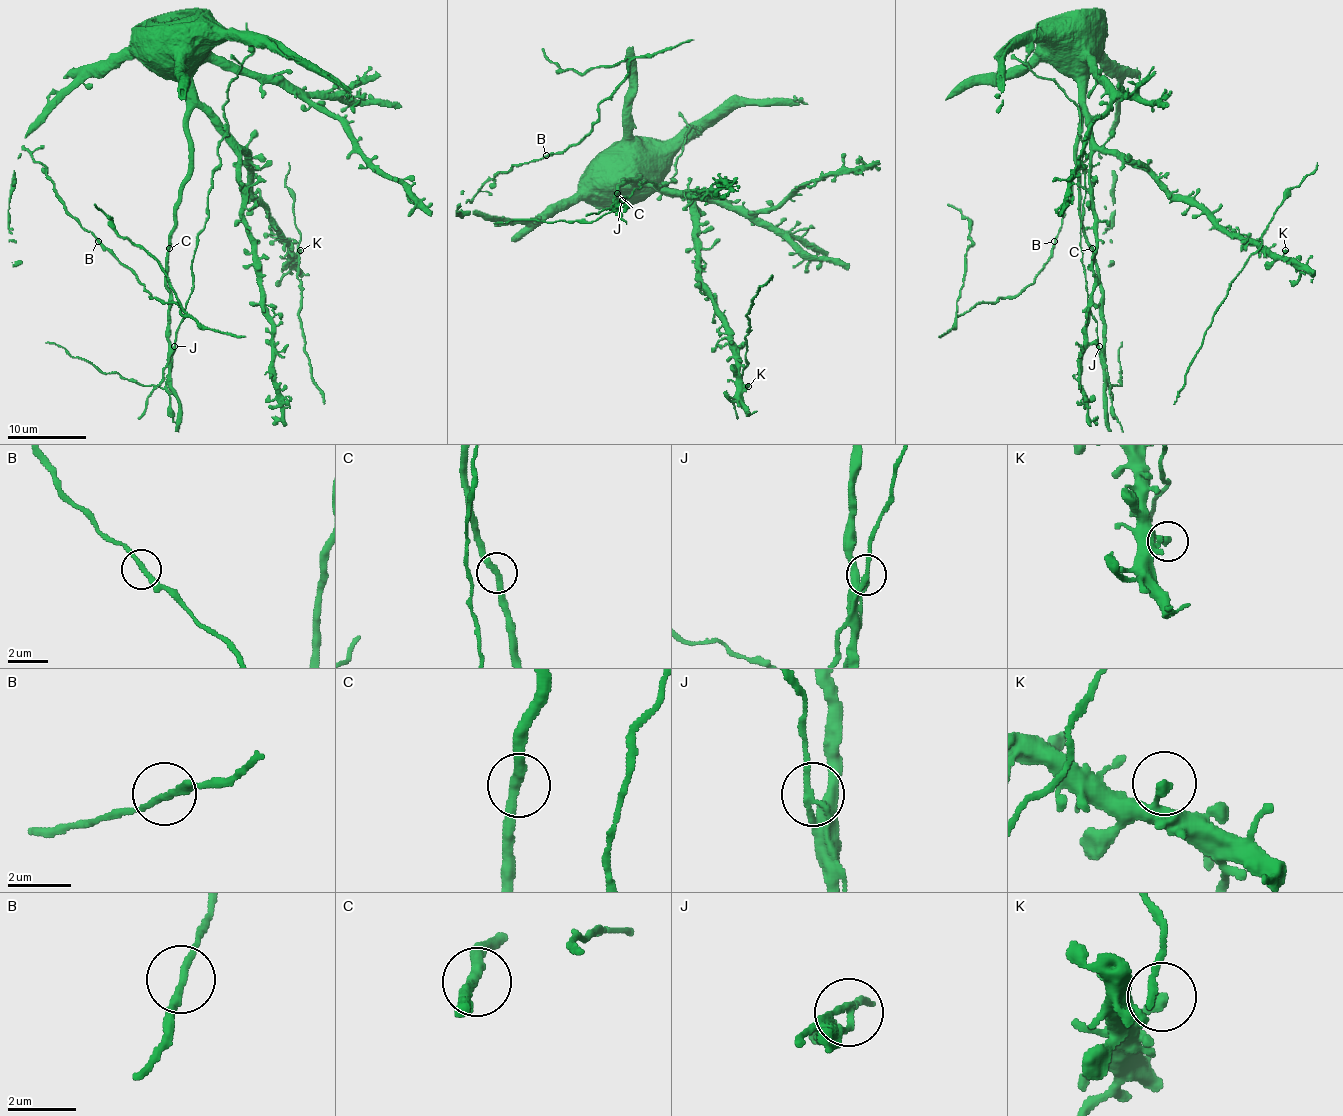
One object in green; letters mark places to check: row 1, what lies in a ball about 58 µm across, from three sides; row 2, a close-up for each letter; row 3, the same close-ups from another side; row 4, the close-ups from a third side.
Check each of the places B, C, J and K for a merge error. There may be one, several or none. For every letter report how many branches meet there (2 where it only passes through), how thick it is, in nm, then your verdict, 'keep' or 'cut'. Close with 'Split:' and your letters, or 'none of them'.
B: branches 2; calibre 220 nm; keep
C: branches 2; calibre 320 nm; keep
J: branches 2; calibre 200 nm; cut
K: branches 1; calibre 320 nm; keep
Split: J

